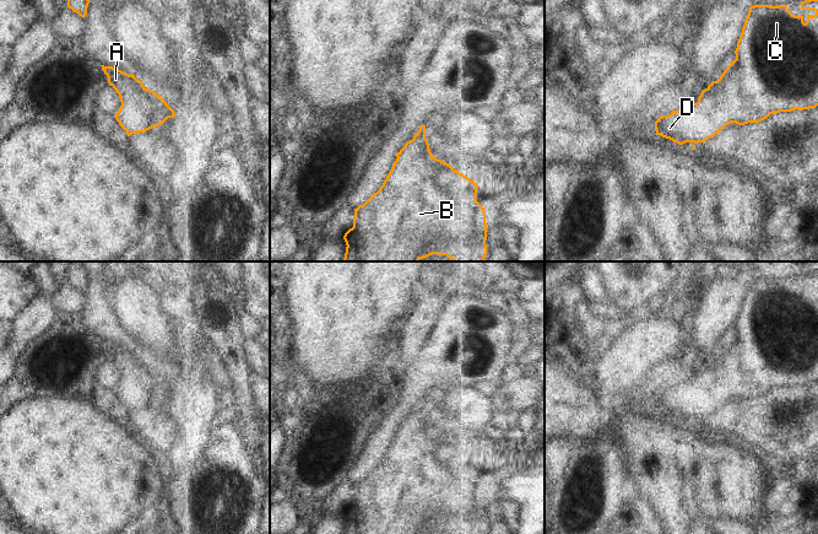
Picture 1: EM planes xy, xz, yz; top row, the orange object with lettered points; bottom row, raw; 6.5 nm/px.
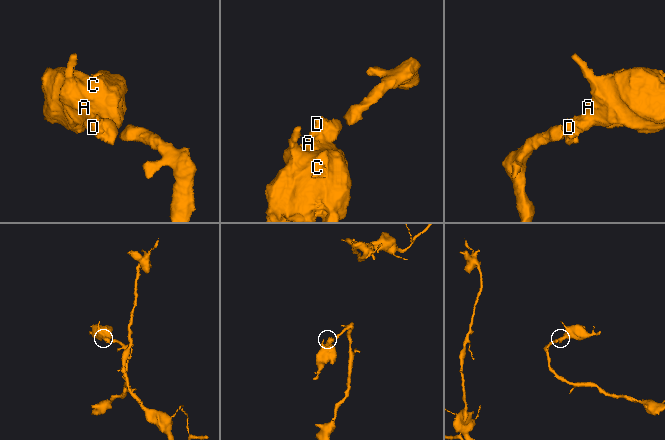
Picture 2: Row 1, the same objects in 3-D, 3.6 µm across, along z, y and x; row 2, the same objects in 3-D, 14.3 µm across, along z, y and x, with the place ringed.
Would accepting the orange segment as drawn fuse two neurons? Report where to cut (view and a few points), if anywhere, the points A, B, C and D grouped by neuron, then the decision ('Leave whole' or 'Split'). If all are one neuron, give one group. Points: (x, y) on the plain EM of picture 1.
No split. Groups: A B C D. Leave whole.

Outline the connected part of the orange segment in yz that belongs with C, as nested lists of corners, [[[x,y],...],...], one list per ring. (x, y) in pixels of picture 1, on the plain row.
[[[818,274],[801,276],[802,285],[813,285],[814,291],[795,291],[787,280],[754,280],[749,282],[742,308],[735,325],[736,334],[730,338],[717,356],[713,356],[701,366],[698,377],[687,384],[672,385],[655,397],[657,410],[683,420],[686,417],[704,417],[714,412],[726,400],[736,398],[744,400],[759,398],[773,388],[803,385],[818,381]]]

